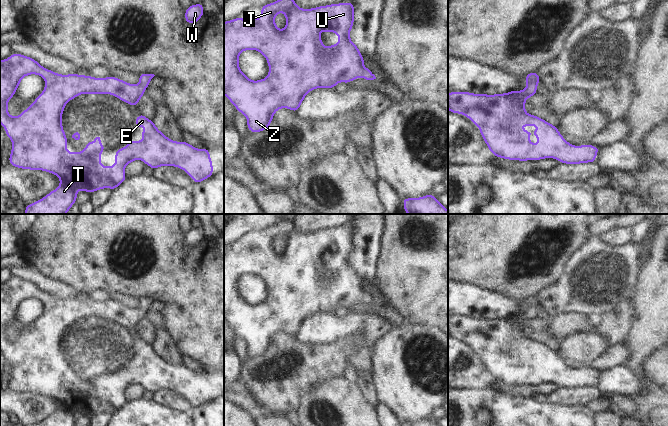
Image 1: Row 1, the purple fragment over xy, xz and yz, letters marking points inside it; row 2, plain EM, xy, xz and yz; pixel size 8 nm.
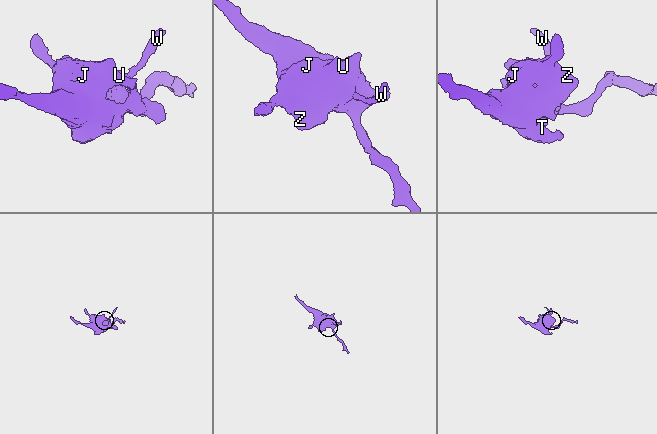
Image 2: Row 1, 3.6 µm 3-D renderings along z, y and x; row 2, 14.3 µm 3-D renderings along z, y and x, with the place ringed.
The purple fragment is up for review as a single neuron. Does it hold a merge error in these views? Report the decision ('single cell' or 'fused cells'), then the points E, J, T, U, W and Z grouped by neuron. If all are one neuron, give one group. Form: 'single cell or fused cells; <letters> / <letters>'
single cell; E J T U W Z

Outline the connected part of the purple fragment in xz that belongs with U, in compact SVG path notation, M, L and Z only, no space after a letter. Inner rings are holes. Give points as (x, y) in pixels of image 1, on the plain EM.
M281 221L276 226L261 230L261 241L248 244L241 240L224 246L224 319L237 335L247 342L247 353L258 357L269 352L277 334L287 332L297 337L305 320L318 312L335 312L339 306L348 308L357 302L376 303L369 292L364 291L364 282L359 272L351 265L350 255L354 249L354 230L350 227L328 228L316 232L302 233L295 227L294 221ZM283 236L286 250L280 254L275 247L277 238ZM320 255L330 255L338 259L339 267L328 272L322 267ZM246 274L256 274L266 283L269 297L266 302L250 304L239 291L239 279Z

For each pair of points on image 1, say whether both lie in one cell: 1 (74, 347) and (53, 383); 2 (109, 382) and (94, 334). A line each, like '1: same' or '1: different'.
1: same
2: same

